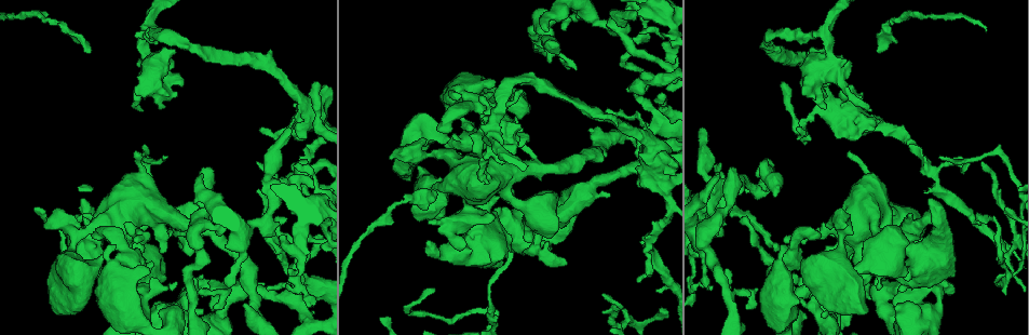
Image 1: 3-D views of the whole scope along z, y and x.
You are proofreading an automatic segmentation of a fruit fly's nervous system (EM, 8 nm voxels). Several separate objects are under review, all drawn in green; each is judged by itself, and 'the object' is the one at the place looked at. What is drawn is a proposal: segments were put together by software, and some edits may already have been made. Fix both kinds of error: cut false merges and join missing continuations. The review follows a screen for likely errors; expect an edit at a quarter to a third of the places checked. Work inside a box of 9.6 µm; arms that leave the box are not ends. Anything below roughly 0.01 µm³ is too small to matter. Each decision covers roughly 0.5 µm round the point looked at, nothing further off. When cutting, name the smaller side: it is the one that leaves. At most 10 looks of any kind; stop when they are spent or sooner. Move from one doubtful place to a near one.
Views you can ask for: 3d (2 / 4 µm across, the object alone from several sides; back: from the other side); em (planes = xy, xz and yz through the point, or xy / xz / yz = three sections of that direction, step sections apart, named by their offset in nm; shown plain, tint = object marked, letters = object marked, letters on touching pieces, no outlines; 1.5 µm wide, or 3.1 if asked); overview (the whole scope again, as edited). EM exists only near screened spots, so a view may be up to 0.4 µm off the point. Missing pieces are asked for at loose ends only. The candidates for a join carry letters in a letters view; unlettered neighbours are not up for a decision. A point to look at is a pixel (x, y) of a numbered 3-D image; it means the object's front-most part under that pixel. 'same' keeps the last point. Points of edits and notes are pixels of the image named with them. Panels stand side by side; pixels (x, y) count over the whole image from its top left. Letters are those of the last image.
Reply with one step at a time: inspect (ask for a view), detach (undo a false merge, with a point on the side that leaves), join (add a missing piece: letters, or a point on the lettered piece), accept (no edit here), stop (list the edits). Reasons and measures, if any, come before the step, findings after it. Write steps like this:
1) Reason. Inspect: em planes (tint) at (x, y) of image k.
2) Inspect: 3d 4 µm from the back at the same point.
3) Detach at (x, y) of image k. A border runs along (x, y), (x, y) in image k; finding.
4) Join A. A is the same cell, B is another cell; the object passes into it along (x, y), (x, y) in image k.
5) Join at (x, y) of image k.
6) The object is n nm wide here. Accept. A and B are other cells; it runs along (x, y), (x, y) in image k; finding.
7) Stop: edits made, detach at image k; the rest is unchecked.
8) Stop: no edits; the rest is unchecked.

Calibre changes. Inspect: 3d 4 µm at (664, 183) of image 1.

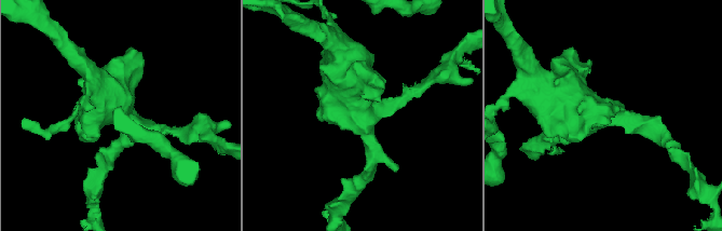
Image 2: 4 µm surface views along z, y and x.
Inspect: em planes (tint) at (364, 118) of image 2.

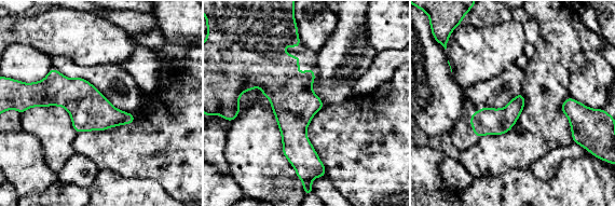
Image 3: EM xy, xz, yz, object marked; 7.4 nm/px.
What lies round it. Inspect: em planes (letters) at the same point.

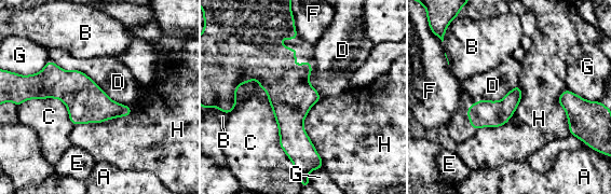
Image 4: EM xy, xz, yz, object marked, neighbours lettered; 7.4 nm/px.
The object is 300 nm wide here. Accept. A, B, C, D, E, F, G and H are other cells; a border runs along (240, 83), (266, 92), (294, 167) in image 4; one neuron here.

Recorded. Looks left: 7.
Free end. Inspect: 3d 2 µm at (702, 128) of image 1.

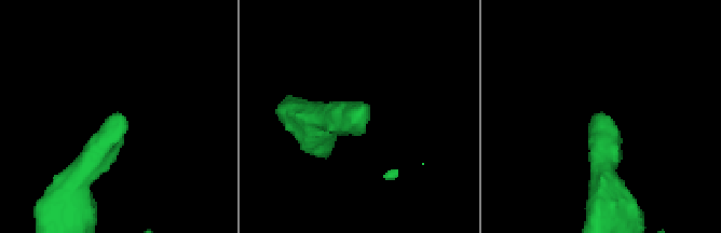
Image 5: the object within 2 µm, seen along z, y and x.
Shape alone is not enough. Inspect: em planes (letters) at (600, 114) of image 5.

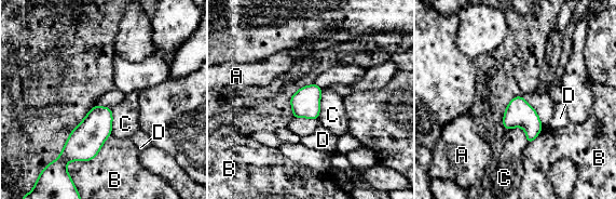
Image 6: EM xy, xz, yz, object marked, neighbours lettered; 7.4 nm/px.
The longest contact is with B, 380 nm. Accept. A, B, C and D are other cells; a border runs along (505, 129), (520, 127), (526, 143) in image 6; none of them fits.

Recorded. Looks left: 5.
Tapers out. Inspect: 3d 4 µm at (267, 285) of image 1.

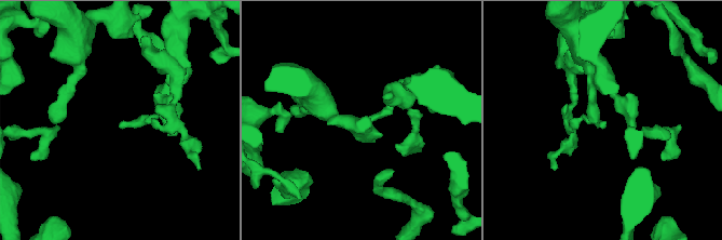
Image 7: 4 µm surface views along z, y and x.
Now the EM. Inspect: em xy step 4 (letters) at (605, 122) of image 7.

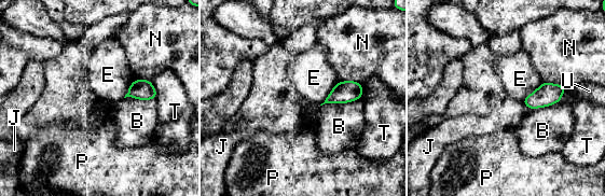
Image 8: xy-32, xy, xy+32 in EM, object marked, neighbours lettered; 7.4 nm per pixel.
Cut it another way. Inspect: em planes (letters) at the same point.

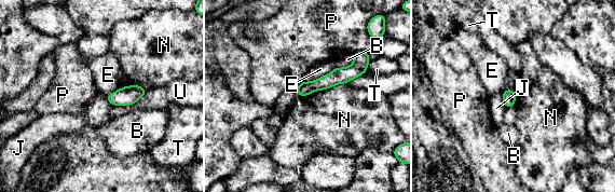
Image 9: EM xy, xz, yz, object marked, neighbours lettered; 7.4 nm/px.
The longest contact is with N, 400 nm. Accept. B, E, J, N, P, T and U are other cells; none of them fits.

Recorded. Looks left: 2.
Free end. Inspect: em planes (letters) at (422, 205) of image 1.

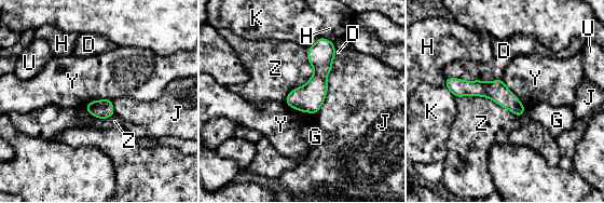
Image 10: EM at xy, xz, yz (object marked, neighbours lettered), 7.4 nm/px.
Accept. D, G, H, J, K, U, Y and Z are other cells; it runs along (448, 82), (495, 90), (521, 109) in image 10; none of them fits.

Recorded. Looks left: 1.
Stop: no edits; the rest is unchecked.

